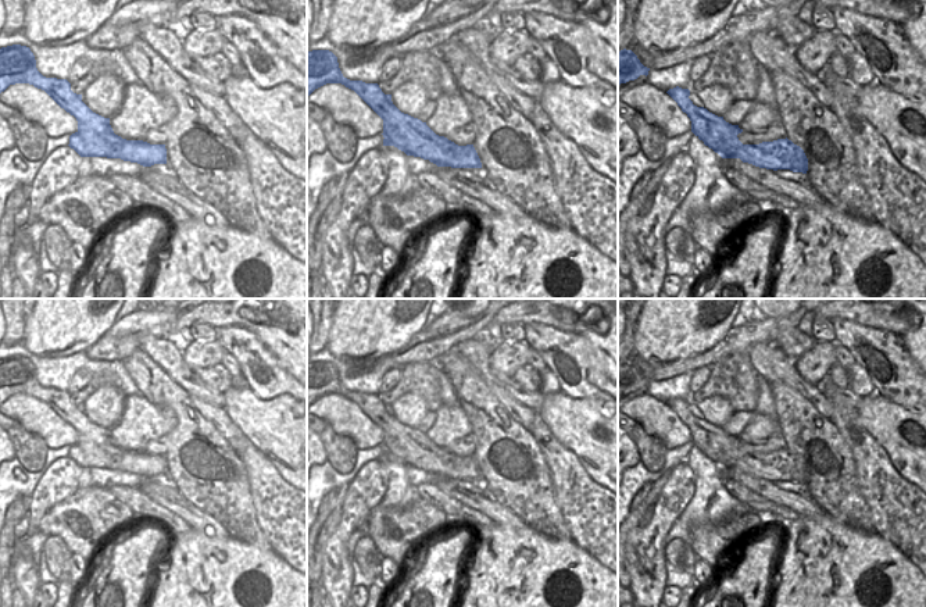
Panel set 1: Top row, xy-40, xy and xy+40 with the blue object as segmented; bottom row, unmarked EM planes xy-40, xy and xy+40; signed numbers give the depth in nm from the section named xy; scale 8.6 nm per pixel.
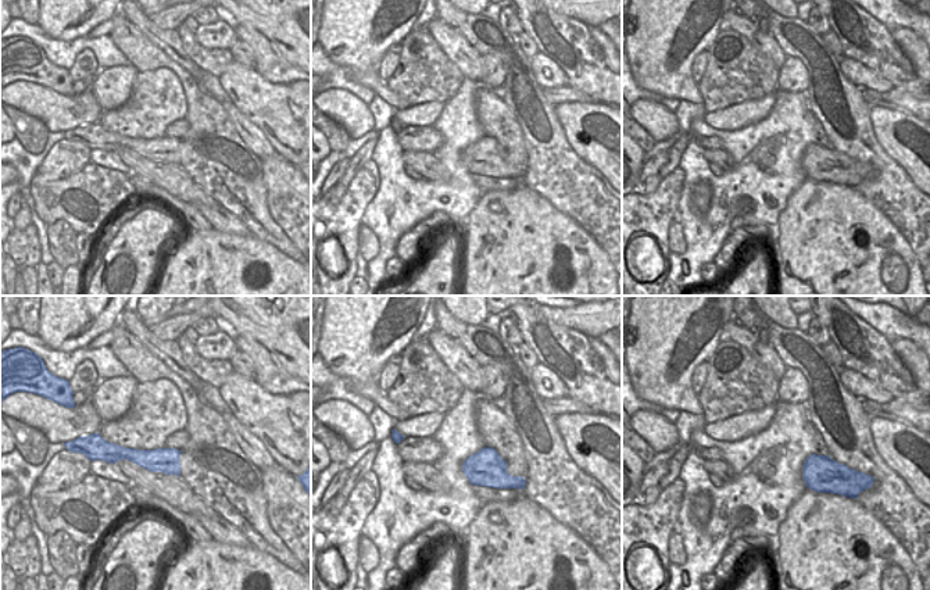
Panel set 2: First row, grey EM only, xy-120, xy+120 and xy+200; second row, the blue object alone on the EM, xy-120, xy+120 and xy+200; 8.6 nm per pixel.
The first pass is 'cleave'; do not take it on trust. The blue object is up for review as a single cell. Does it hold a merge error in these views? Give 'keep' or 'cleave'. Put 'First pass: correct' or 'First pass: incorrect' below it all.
cleave
First pass: correct

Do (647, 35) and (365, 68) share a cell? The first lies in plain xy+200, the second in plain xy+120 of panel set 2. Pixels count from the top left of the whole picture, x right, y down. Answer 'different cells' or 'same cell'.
same cell

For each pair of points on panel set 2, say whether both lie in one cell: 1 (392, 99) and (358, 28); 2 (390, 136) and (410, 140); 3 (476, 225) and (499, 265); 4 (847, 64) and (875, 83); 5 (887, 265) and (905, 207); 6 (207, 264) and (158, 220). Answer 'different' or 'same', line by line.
1: same
2: different
3: same
4: same
5: different
6: different

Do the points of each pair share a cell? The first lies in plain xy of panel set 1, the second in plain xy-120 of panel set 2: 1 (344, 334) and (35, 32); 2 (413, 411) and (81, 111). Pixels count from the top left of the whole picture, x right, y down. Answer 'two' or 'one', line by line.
1: two
2: two

